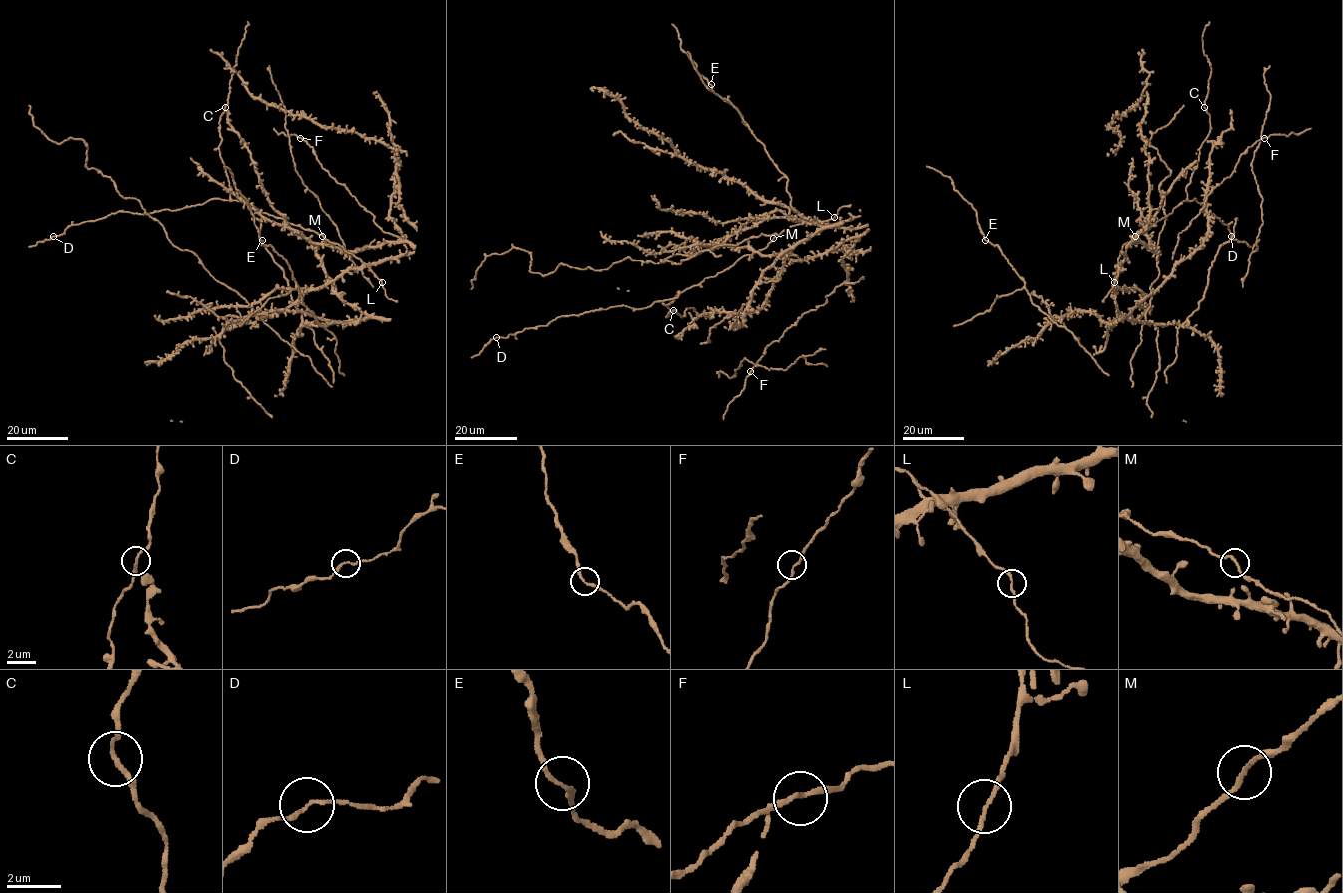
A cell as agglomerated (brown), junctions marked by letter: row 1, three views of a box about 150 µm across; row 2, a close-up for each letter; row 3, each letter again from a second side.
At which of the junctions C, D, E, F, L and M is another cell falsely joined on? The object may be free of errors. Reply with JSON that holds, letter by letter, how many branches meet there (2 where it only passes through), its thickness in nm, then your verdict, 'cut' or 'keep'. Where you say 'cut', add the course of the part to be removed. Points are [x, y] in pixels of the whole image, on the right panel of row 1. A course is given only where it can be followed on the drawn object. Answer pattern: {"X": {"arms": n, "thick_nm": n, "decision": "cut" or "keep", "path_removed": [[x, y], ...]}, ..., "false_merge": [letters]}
{"C": {"arms": 2, "thick_nm": 170, "decision": "keep"}, "D": {"arms": 2, "thick_nm": 160, "decision": "keep"}, "E": {"arms": 2, "thick_nm": 170, "decision": "keep"}, "F": {"arms": 2, "thick_nm": 160, "decision": "keep"}, "L": {"arms": 2, "thick_nm": 150, "decision": "keep"}, "M": {"arms": 2, "thick_nm": 170, "decision": "keep"}, "false_merge": []}

